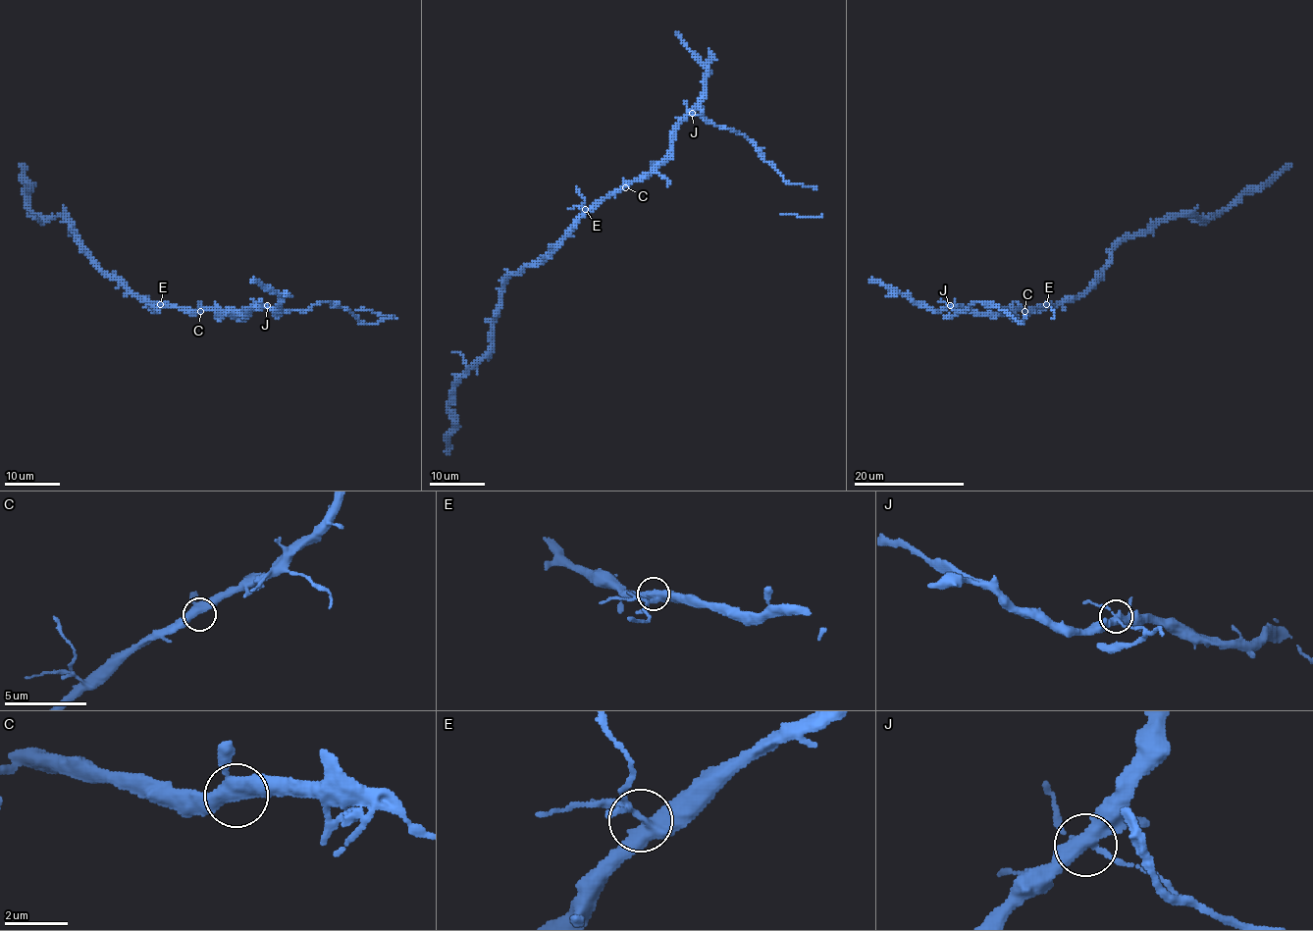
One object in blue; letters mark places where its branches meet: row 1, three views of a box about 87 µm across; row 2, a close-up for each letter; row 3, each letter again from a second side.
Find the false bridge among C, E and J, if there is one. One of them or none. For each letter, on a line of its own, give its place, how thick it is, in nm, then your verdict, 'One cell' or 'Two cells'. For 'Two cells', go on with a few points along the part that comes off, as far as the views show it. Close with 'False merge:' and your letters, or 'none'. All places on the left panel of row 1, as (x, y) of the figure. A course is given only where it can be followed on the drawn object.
C: Place: (200, 311). Thickness 400 nm. One cell
E: Place: (160, 304). Thickness 420 nm. One cell
J: Place: (267, 305). Thickness 380 nm. Two cells
False merge: J

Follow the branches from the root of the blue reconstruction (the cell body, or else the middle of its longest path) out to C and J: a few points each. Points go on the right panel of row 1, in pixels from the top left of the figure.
C: (1037, 308), (1024, 311)
J: (1037, 308), (973, 314), (950, 305)

